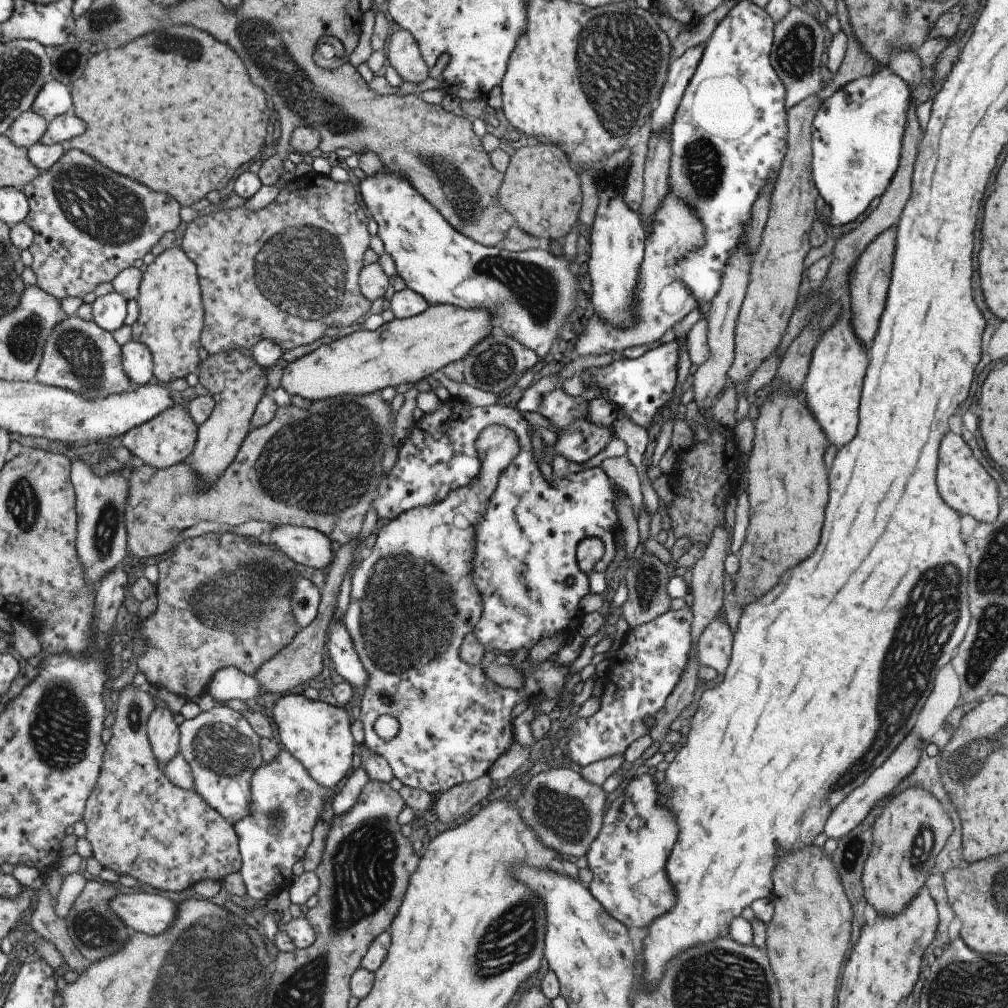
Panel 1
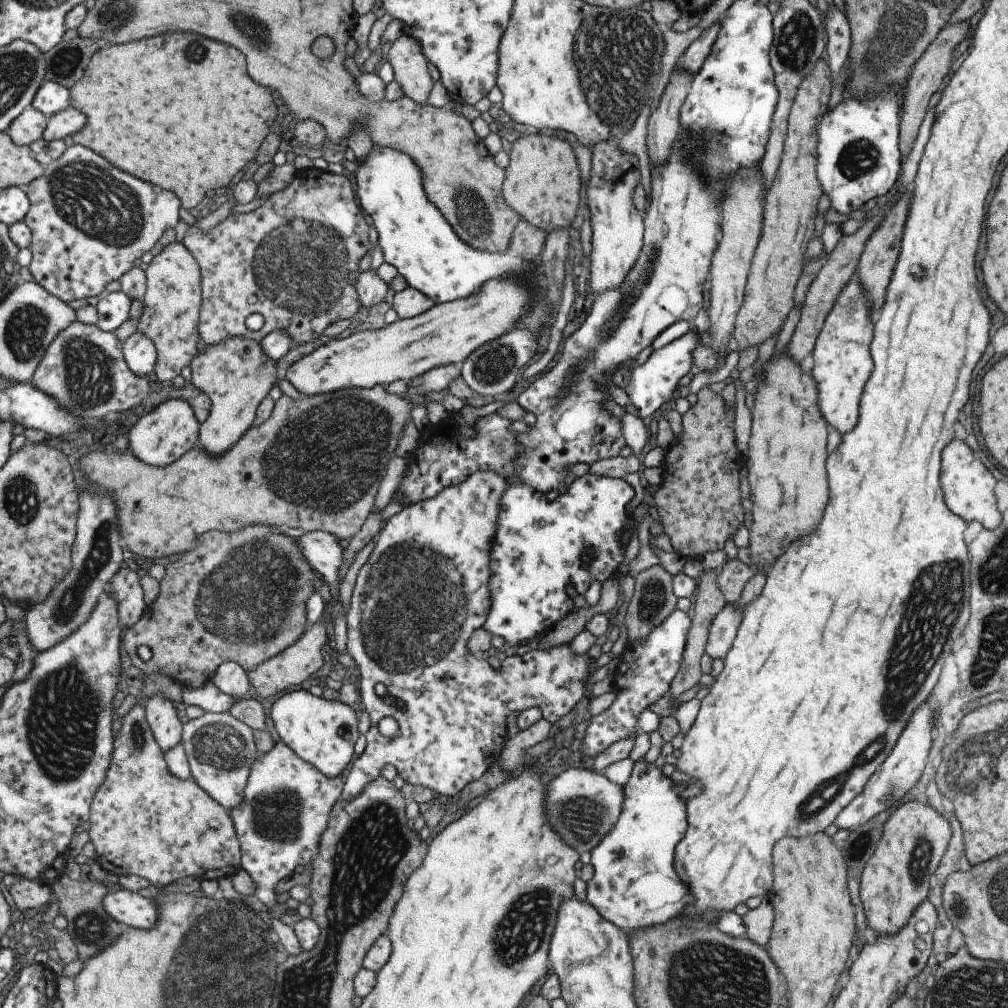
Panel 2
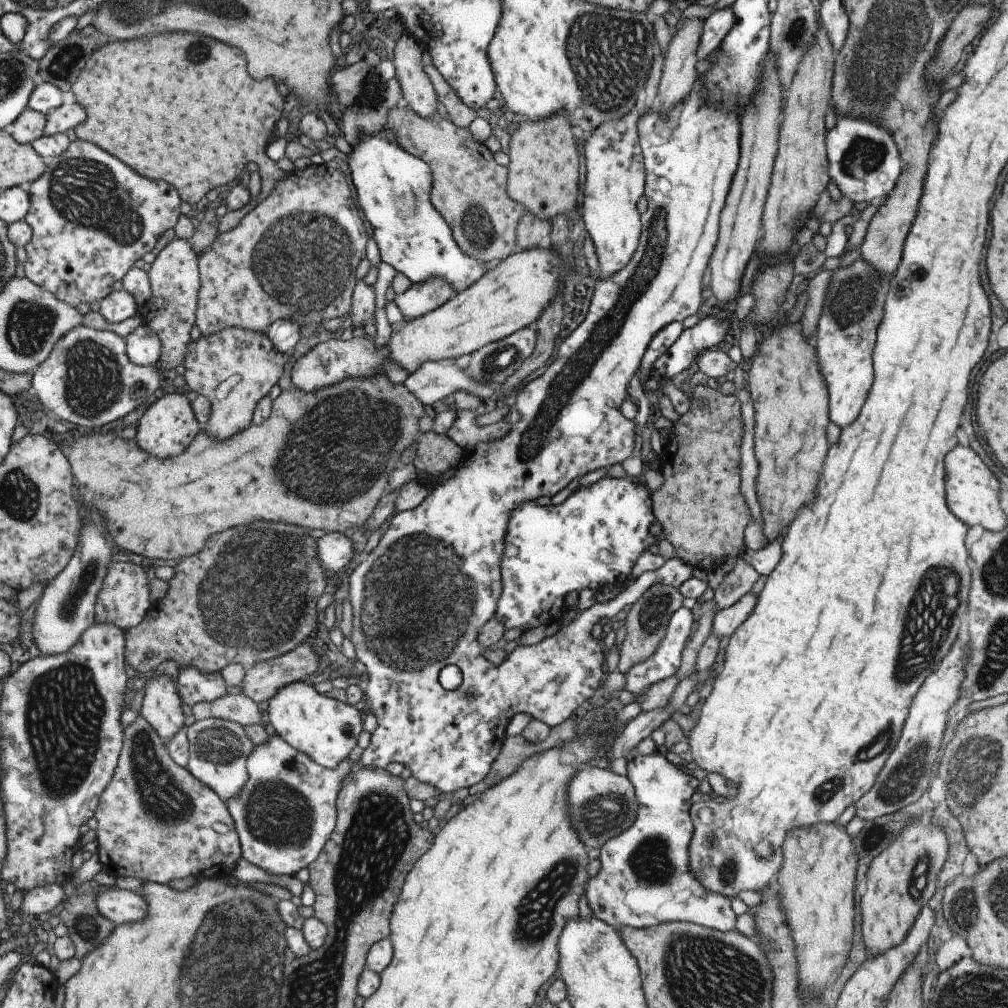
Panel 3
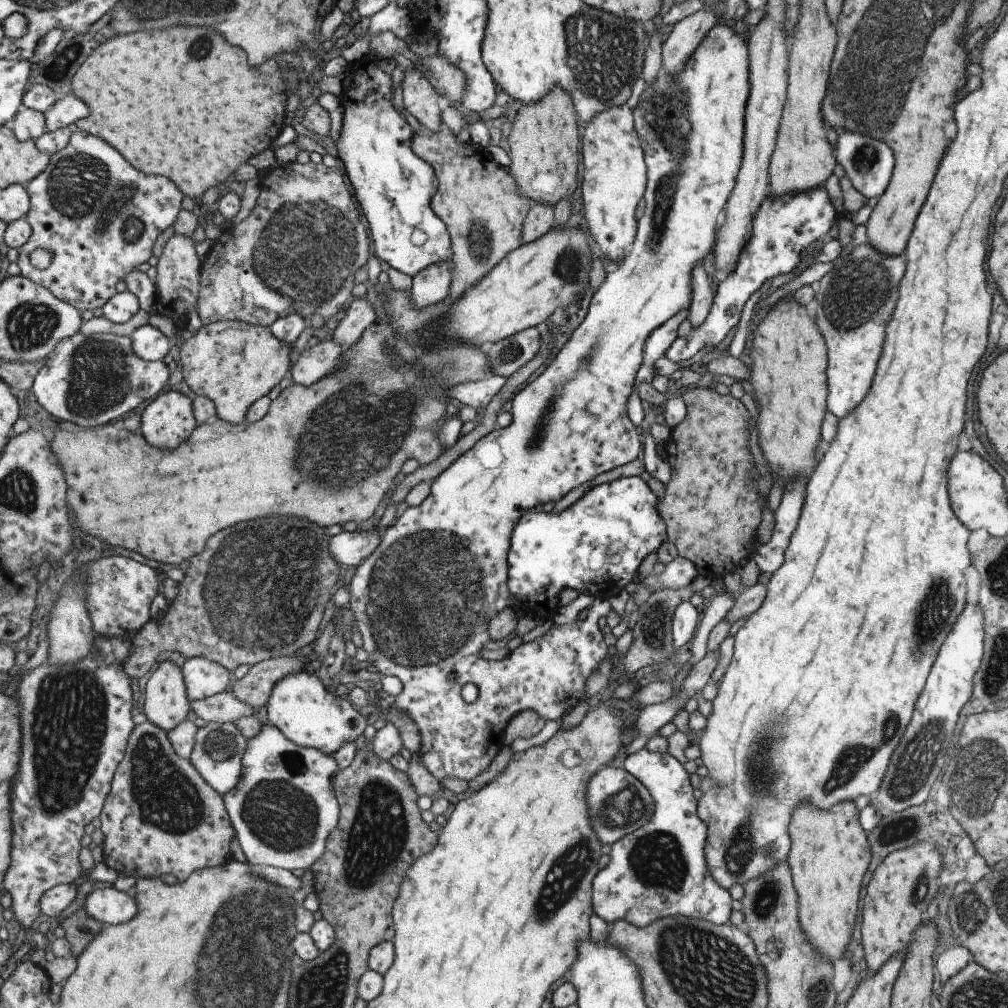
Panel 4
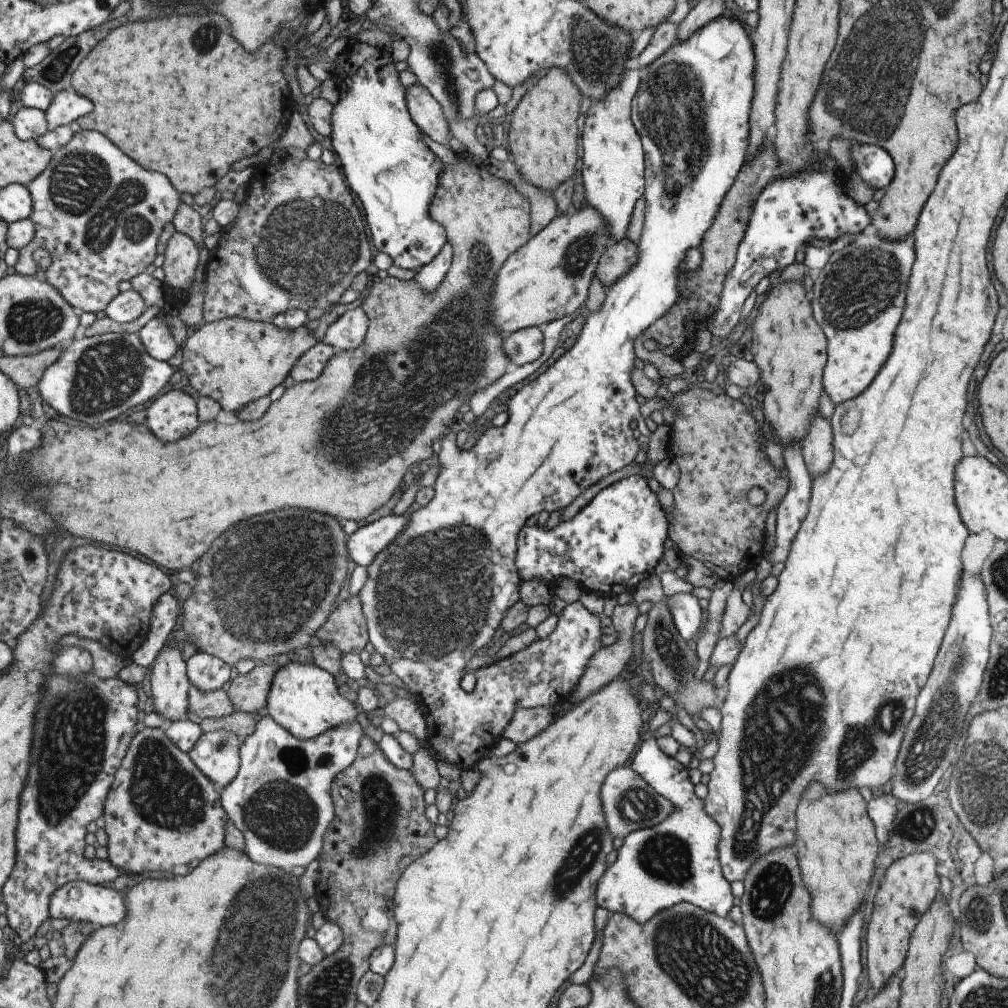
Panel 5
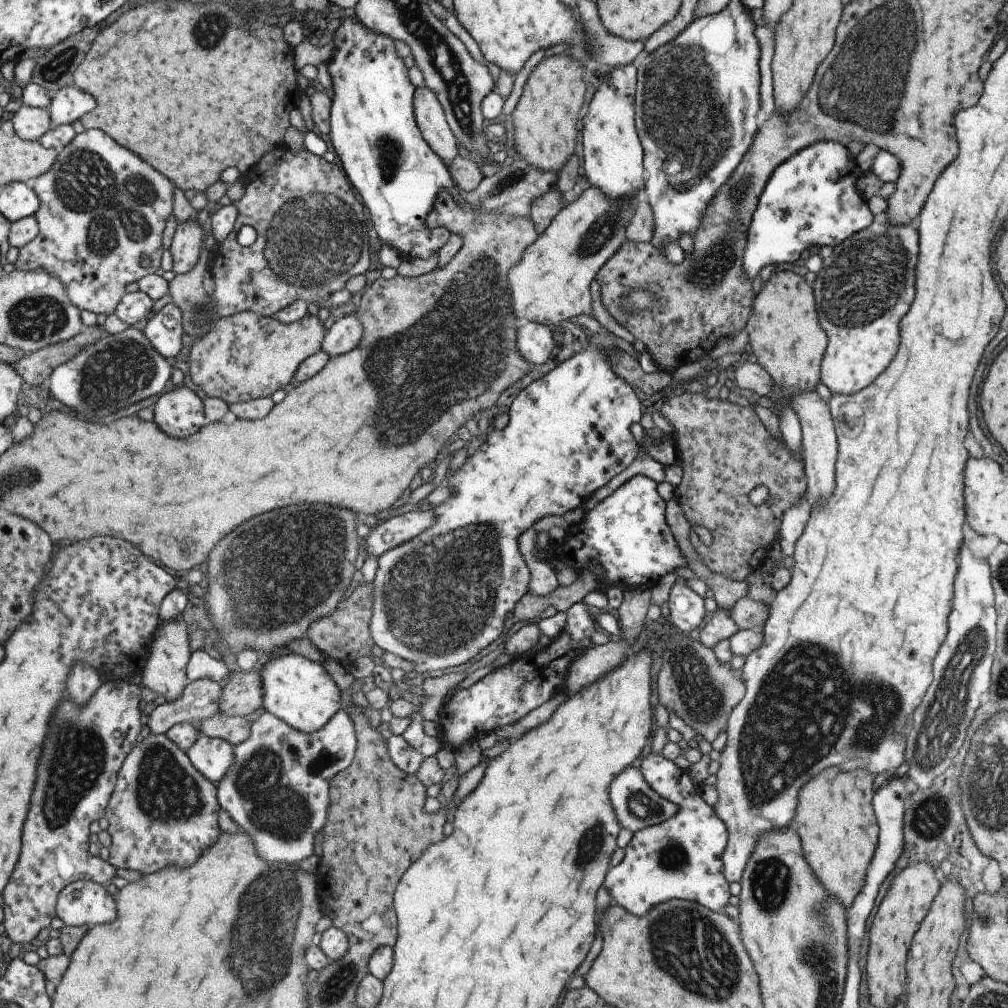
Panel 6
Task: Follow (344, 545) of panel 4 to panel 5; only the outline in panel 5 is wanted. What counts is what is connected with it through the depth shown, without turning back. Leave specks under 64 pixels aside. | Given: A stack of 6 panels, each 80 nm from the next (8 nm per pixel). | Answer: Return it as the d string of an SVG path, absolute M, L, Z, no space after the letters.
M386 515L373 522L359 527L353 534L346 536L347 558L357 565L369 565L404 528L407 528L408 518L403 515Z

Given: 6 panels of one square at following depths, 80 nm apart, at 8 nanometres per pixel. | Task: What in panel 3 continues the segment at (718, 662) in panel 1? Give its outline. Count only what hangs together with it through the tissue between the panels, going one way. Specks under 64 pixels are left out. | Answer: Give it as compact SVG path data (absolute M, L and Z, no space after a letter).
M746 592L731 606L715 613L711 624L711 633L720 640L730 634L749 616L754 609L758 595Z

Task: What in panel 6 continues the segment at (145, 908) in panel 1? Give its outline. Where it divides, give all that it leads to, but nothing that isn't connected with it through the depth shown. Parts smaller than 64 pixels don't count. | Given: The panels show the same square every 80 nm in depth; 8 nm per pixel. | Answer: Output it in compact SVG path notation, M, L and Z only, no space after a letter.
M81 879L66 884L59 892L55 914L64 925L107 924L115 920L115 904L104 885Z

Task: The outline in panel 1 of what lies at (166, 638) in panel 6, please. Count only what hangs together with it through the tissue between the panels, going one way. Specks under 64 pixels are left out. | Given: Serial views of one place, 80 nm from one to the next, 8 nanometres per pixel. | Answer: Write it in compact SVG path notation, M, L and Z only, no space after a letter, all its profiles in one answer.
M155 707L146 722L147 742L157 764L163 768L178 752L178 726L167 708Z

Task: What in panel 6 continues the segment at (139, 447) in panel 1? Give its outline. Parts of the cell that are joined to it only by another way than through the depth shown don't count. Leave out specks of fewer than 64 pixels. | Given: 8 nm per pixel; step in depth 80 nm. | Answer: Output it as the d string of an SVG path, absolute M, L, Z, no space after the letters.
M187 386L161 394L152 410L153 422L169 436L195 434L205 420L202 401Z

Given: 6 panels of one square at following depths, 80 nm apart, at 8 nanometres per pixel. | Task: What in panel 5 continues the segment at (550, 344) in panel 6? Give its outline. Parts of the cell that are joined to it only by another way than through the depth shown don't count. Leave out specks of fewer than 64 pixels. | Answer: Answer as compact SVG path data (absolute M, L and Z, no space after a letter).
M523 327L505 335L503 352L516 367L536 361L543 352L543 333L538 327Z

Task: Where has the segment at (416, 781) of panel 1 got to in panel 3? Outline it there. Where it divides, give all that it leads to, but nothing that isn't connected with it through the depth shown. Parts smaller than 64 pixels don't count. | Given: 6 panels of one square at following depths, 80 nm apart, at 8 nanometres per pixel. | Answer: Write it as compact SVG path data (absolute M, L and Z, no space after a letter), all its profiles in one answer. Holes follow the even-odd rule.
M719 45L715 50L711 50L711 54L707 54L703 60L696 60L695 66L695 82L689 90L689 94L677 102L677 108L668 112L668 117L662 117L658 115L659 100L655 99L653 102L653 108L648 110L644 115L641 115L636 120L636 133L638 134L638 143L641 149L641 154L644 160L644 194L646 200L645 212L640 214L640 235L638 238L637 246L628 260L627 264L623 265L622 269L614 272L614 275L609 275L606 279L595 280L594 289L591 295L590 303L588 304L588 311L583 317L581 324L574 328L557 348L557 356L555 360L543 370L543 374L539 374L536 378L533 378L530 382L527 382L523 386L522 390L516 394L514 398L515 410L519 413L519 420L510 426L505 434L501 434L496 439L491 441L479 442L469 449L464 449L464 452L460 458L460 461L454 466L452 475L449 475L446 479L439 481L435 486L431 487L431 490L427 496L414 508L400 511L390 516L387 520L386 528L379 539L378 544L364 557L362 557L361 563L359 563L349 575L348 582L348 597L352 608L352 620L351 620L351 634L349 640L354 647L355 658L361 662L366 668L367 683L365 686L364 694L367 698L368 710L375 716L377 726L375 730L370 733L369 744L361 753L357 764L363 766L363 768L373 768L373 770L383 770L390 762L397 762L401 764L403 768L407 769L411 776L419 782L425 784L431 784L433 788L436 788L437 792L454 793L459 788L468 788L469 786L479 782L487 771L489 770L491 763L495 760L495 757L501 750L505 736L505 727L507 722L511 720L511 717L518 712L523 712L532 716L534 719L539 720L549 726L549 728L558 725L563 722L567 717L571 717L573 713L580 712L584 709L584 705L587 700L593 696L593 692L601 684L601 664L603 664L603 652L601 648L597 648L597 639L591 636L591 628L593 624L597 623L599 618L607 616L614 619L617 612L627 606L627 604L633 604L637 598L639 598L645 590L650 586L656 584L664 584L672 586L678 589L687 578L693 577L691 570L693 567L687 564L686 561L679 560L679 557L673 557L667 559L658 569L652 571L642 572L631 584L628 584L615 598L600 604L596 599L596 591L591 589L583 589L578 592L578 601L576 607L579 610L579 616L573 620L570 624L562 627L554 635L543 638L541 641L533 645L515 646L515 648L503 659L503 661L495 665L481 656L481 650L479 650L479 644L475 642L477 638L477 630L480 626L483 626L489 618L493 617L495 612L495 604L497 604L497 598L499 598L499 592L501 592L500 583L500 560L503 554L504 536L507 528L507 521L510 517L511 511L516 505L523 504L527 501L535 501L541 496L548 496L551 498L554 494L557 494L559 490L565 488L567 484L573 484L575 478L582 477L591 471L597 469L609 468L612 464L621 464L625 459L631 457L633 454L633 446L635 446L634 424L632 421L625 419L619 411L619 405L625 399L627 395L627 384L629 380L633 378L635 370L638 370L639 361L647 344L653 335L663 328L669 322L674 320L681 322L683 318L687 316L693 316L699 308L701 300L701 275L705 266L708 264L709 257L713 252L717 233L718 233L718 218L721 209L726 199L727 191L730 187L733 173L738 165L738 158L740 155L740 120L735 113L726 113L726 110L721 108L709 108L705 106L705 100L699 98L701 96L701 90L699 90L699 78L703 76L703 72L707 70L707 64L709 60L715 58L719 50ZM446 664L453 664L459 668L461 673L461 683L453 690L444 690L437 681L437 673Z

